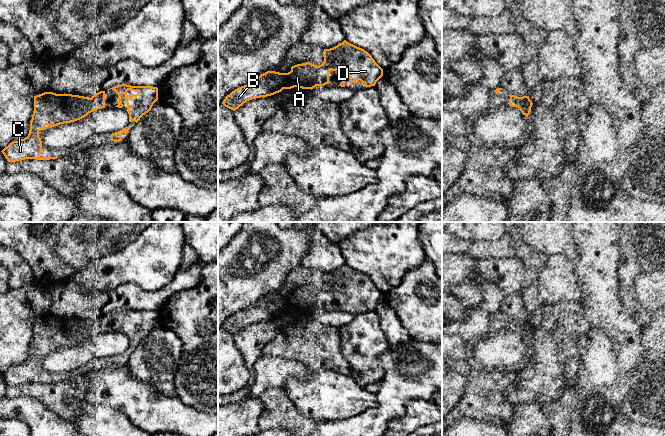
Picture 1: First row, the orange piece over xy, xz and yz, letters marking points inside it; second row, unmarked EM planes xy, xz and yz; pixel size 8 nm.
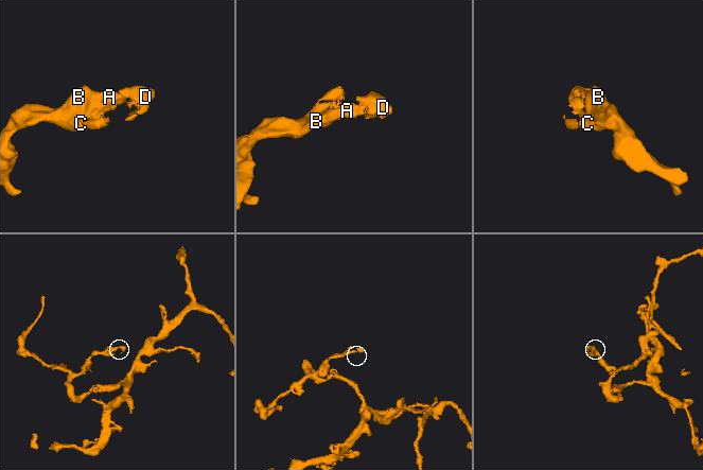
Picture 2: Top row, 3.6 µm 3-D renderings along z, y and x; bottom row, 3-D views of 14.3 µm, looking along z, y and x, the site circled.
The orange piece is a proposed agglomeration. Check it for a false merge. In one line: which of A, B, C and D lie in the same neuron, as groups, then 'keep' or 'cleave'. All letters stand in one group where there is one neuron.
A B C D | keep

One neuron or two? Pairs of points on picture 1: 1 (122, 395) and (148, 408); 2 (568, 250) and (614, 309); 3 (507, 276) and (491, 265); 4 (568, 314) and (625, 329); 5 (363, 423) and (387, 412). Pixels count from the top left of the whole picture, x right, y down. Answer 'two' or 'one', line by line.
1: one
2: two
3: one
4: two
5: one

